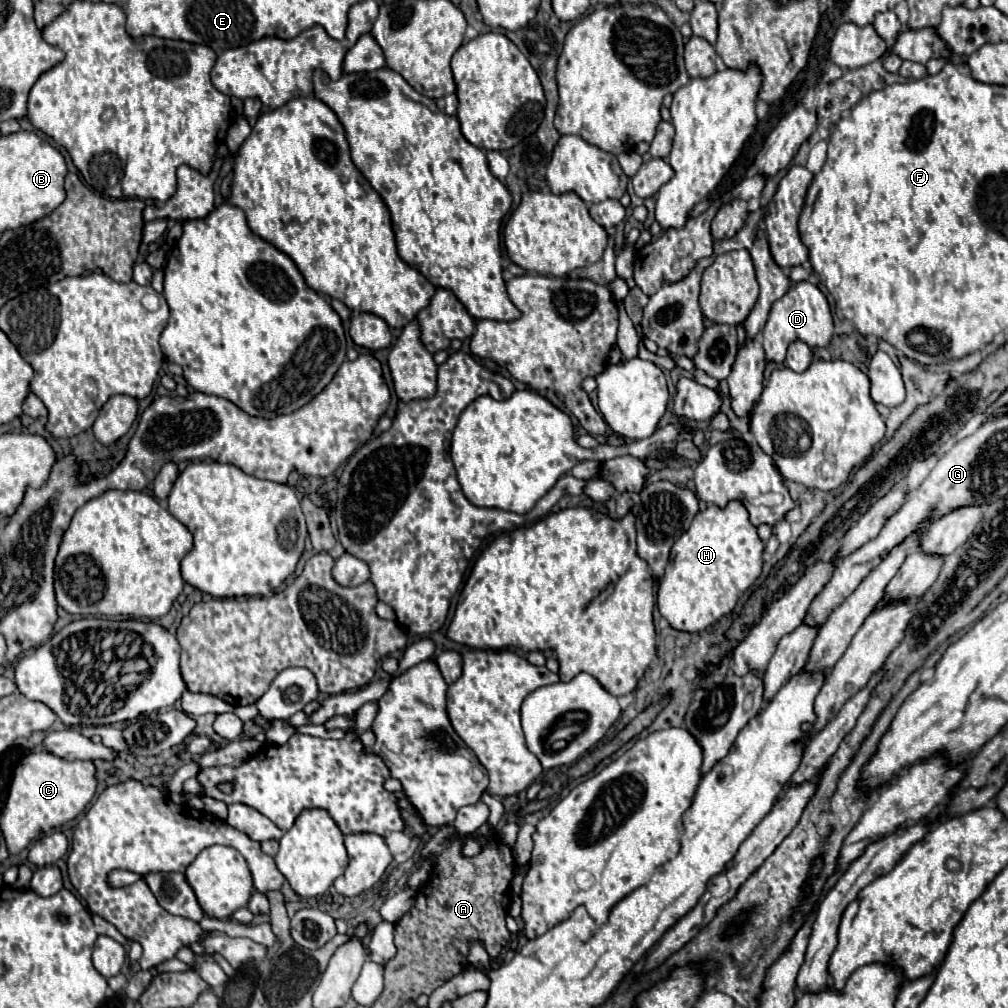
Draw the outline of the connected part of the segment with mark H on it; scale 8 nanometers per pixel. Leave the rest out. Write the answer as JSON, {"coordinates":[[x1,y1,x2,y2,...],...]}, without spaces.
{"coordinates":[[731,500,725,508,715,504,701,510,689,530,673,544,671,558,657,590,661,616,683,632,701,632,721,616,729,614,763,570,763,548,757,528,749,522,749,512,741,500]]}

